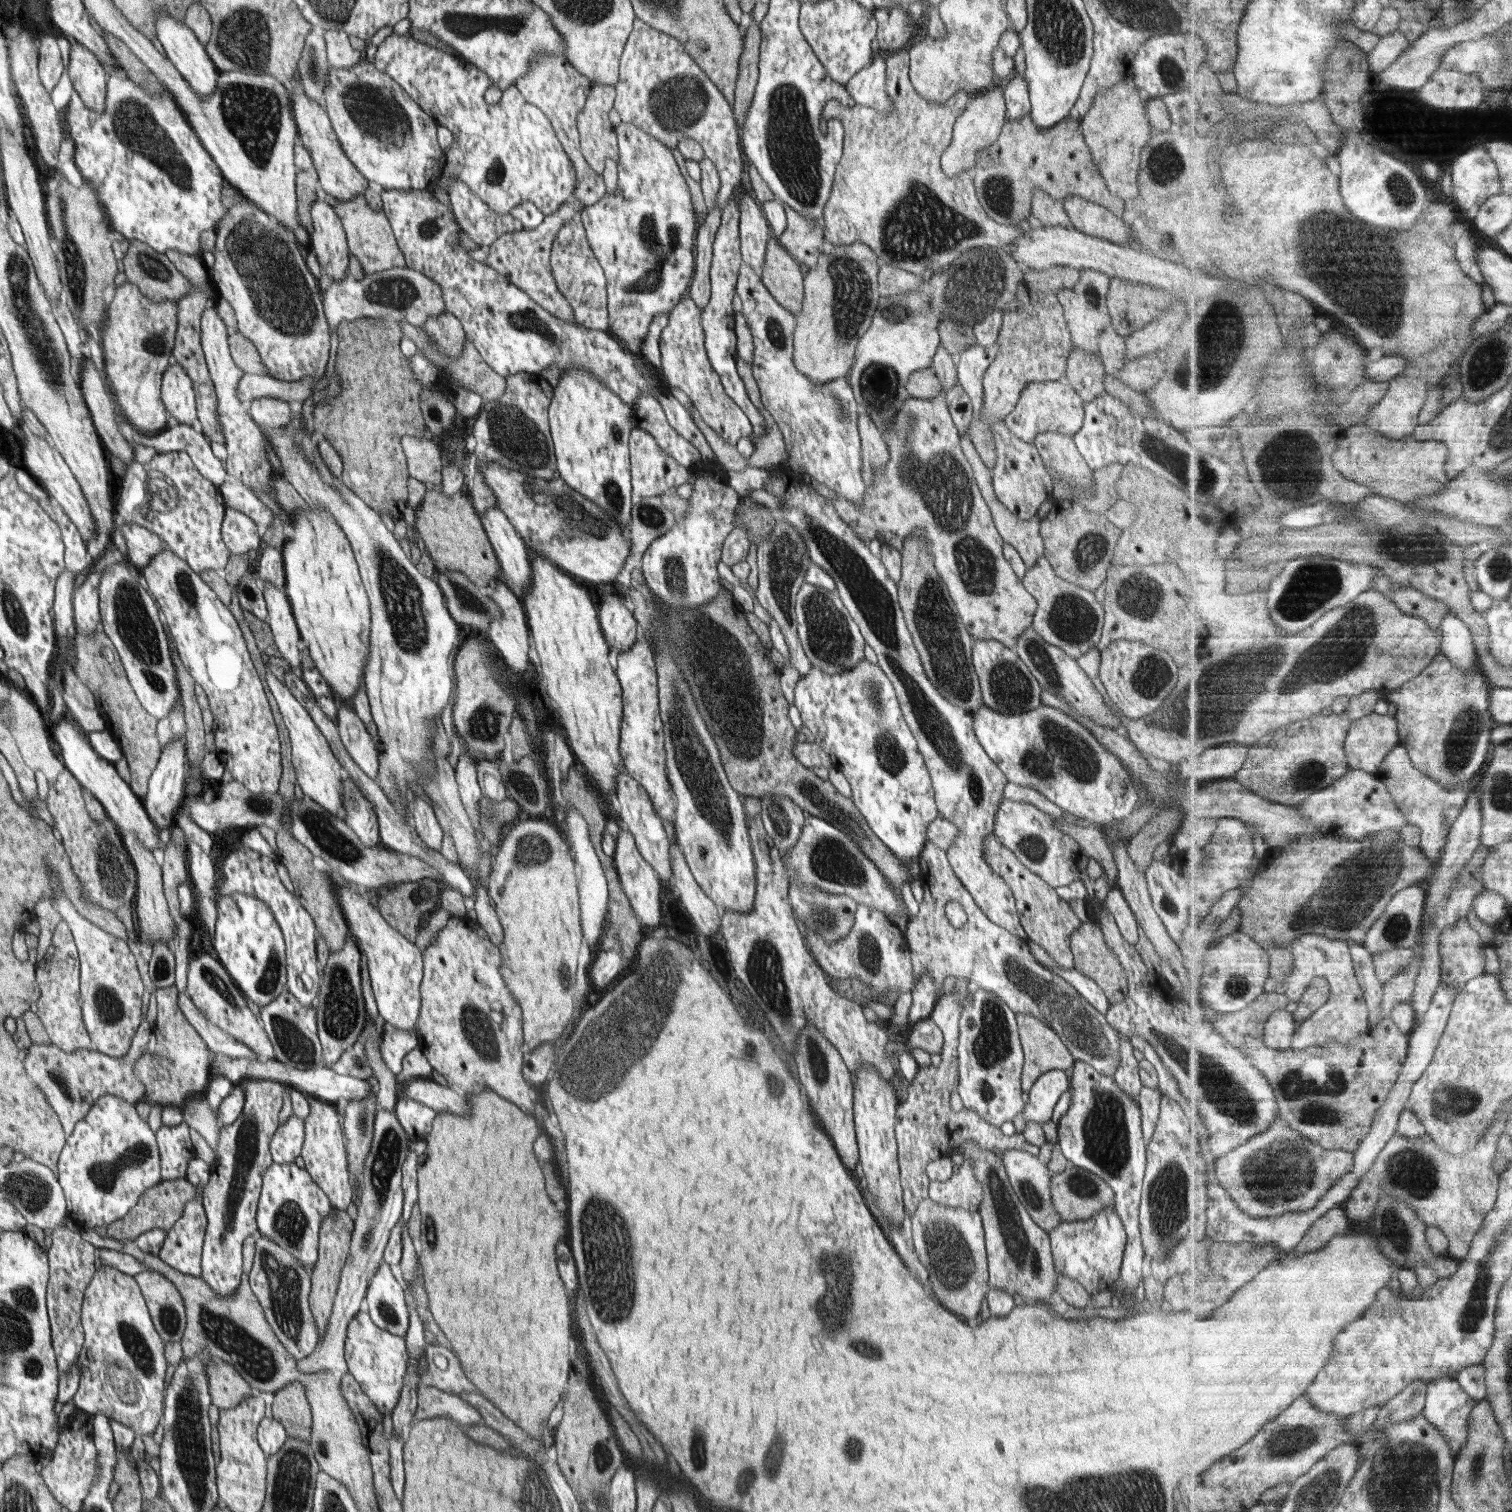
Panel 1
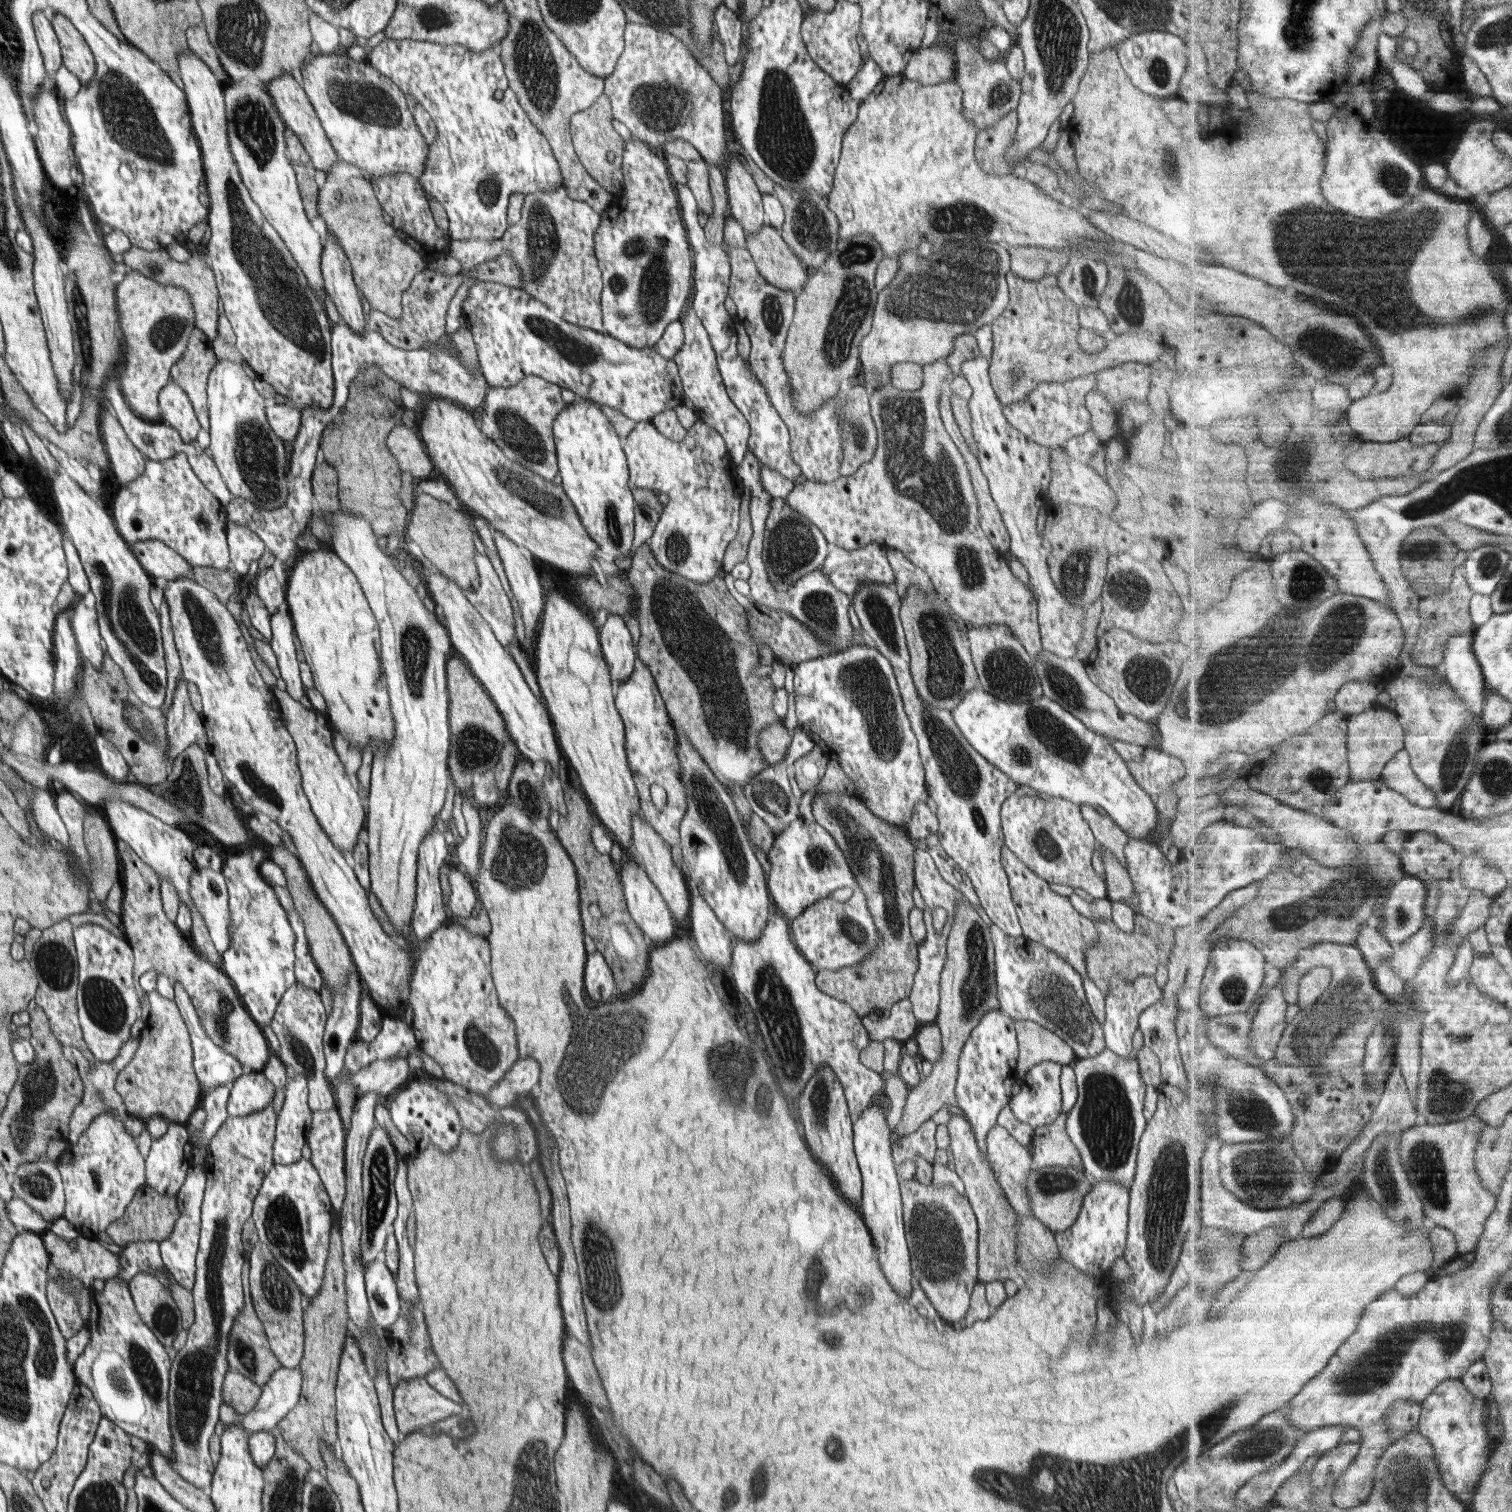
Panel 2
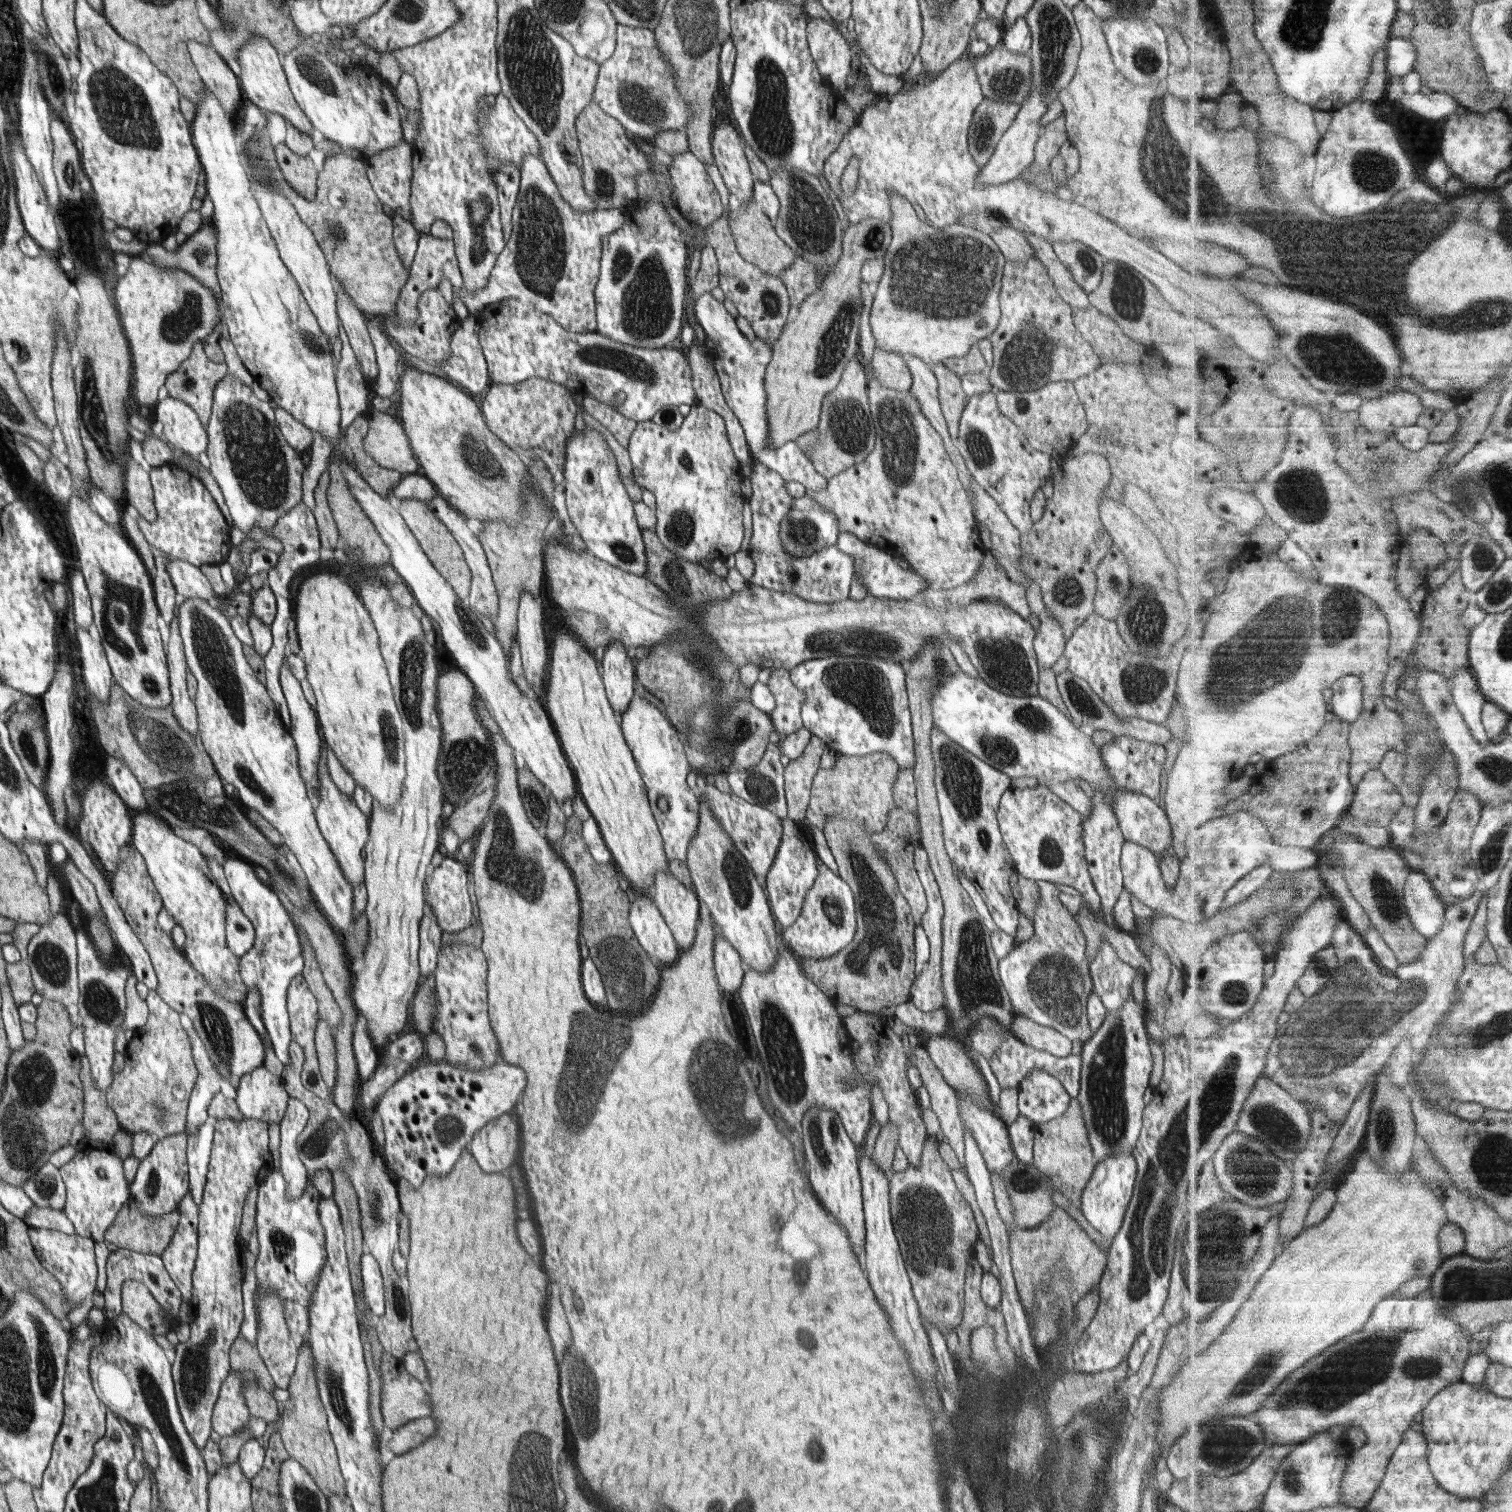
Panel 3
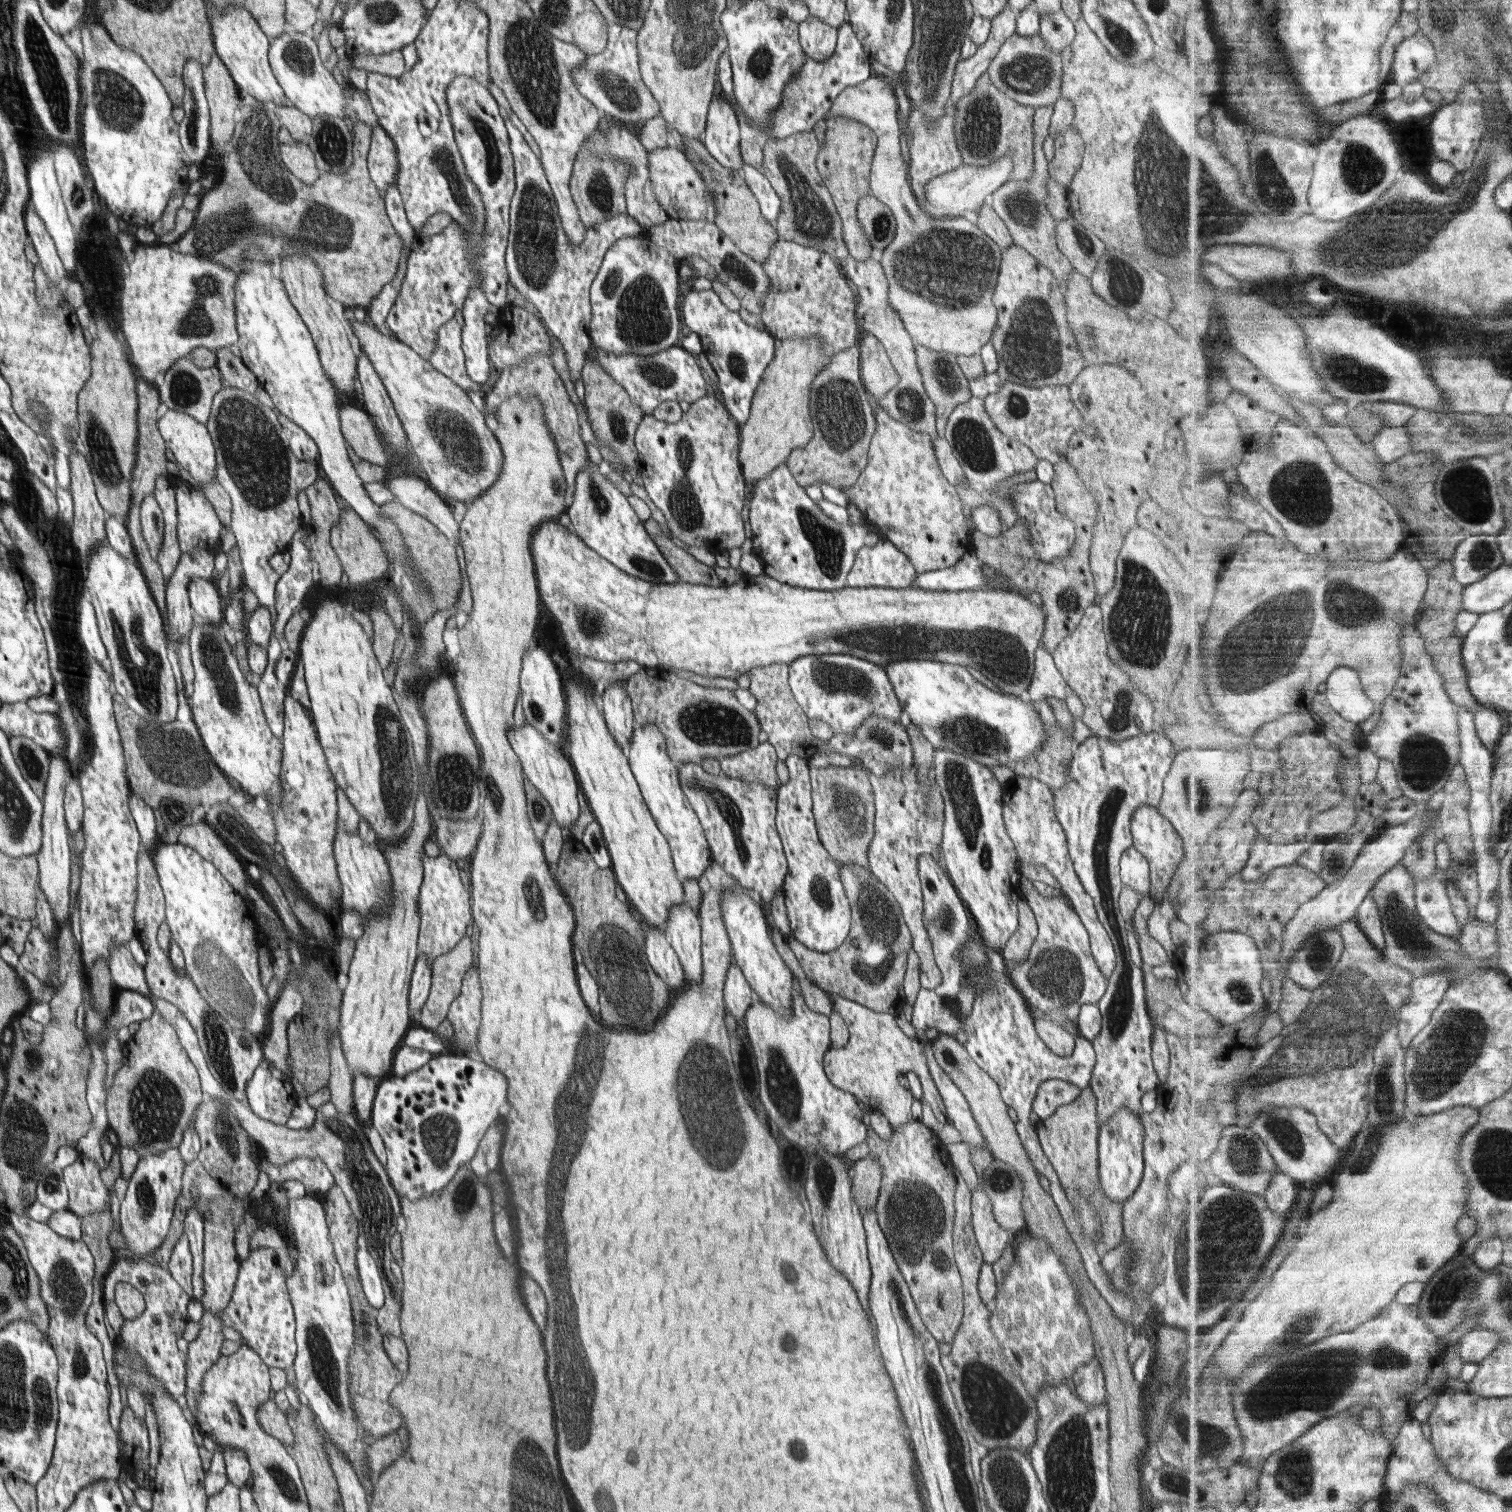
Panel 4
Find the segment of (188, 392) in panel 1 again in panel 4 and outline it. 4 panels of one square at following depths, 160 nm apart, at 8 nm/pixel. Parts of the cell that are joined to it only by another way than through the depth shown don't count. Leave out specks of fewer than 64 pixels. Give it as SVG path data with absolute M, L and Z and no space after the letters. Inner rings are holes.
M170 408L157 420L157 425L172 460L187 470L200 486L213 483L218 472L217 452L208 426L198 422L198 419L195 419L191 414Z

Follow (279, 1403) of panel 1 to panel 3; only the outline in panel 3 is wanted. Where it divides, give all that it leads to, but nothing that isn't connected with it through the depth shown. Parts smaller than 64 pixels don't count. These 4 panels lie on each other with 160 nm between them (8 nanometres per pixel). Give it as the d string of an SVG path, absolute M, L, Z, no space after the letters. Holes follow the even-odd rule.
M308 1340L301 1344L298 1352L297 1365L289 1382L290 1399L284 1403L279 1434L291 1458L296 1459L313 1476L314 1482L317 1482L327 1498L330 1494L336 1494L346 1499L345 1479L339 1468L337 1448L328 1430L328 1418L320 1402L315 1362L313 1361L315 1358Z

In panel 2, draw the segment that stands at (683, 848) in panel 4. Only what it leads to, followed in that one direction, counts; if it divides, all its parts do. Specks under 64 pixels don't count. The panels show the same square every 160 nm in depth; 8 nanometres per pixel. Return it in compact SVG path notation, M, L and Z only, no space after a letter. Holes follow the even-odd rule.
M637 652L632 674L619 682L615 705L625 727L625 751L638 791L641 810L647 822L662 835L664 842L671 847L676 846L681 841L680 821L687 811L686 791L681 781L681 768L676 750L677 731L669 718L664 699L655 685L650 669L638 658ZM652 784L658 784L666 790L667 801L663 810L656 809L652 803Z

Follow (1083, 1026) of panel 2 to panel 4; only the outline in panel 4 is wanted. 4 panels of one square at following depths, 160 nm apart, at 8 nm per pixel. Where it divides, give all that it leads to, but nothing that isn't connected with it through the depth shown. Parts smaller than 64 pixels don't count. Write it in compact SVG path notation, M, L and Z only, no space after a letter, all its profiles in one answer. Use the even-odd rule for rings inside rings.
M1021 876L1019 880L1022 897L1034 913L1037 923L1037 936L1032 948L1030 948L1026 962L1023 962L1020 966L1016 966L1016 964L1007 965L1006 971L1009 979L1012 981L1012 985L1018 989L1018 992L1022 993L1022 997L1026 999L1029 1006L1043 1010L1045 1014L1050 1015L1051 1020L1058 1022L1061 1026L1061 1023L1067 1020L1076 1022L1082 1005L1098 1004L1103 998L1107 988L1107 979L1098 969L1098 964L1092 957L1088 932L1072 905L1068 901L1066 903L1062 894L1043 897L1025 876Z

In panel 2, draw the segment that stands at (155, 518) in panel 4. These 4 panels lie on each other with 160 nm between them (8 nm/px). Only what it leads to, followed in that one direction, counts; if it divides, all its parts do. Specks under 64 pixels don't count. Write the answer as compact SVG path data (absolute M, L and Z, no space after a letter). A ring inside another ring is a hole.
M105 408L105 416L101 420L101 430L105 433L105 446L113 462L114 475L120 486L126 488L140 474L144 474L145 460L142 454L128 440L128 435L120 421Z

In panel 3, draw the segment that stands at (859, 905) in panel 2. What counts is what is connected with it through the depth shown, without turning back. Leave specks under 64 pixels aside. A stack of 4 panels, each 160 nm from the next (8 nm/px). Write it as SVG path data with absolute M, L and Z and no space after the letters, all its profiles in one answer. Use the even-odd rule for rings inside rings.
M817 855L819 875L807 890L798 919L780 932L782 945L798 957L830 958L850 945L856 935L856 907L854 893L844 880L832 873Z

